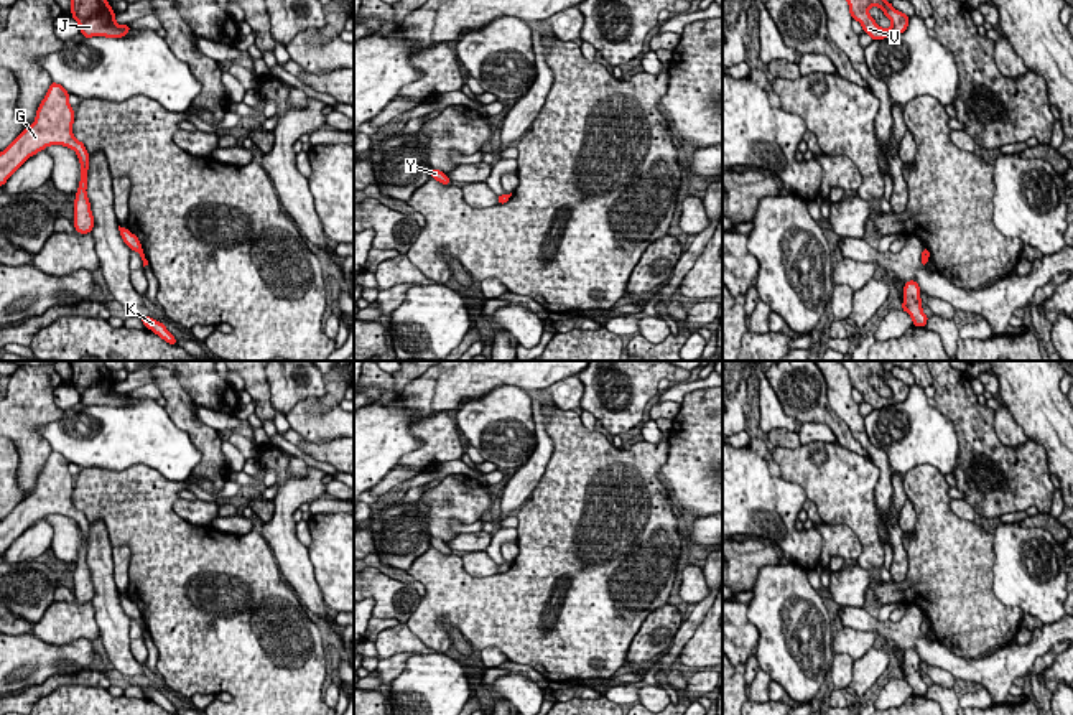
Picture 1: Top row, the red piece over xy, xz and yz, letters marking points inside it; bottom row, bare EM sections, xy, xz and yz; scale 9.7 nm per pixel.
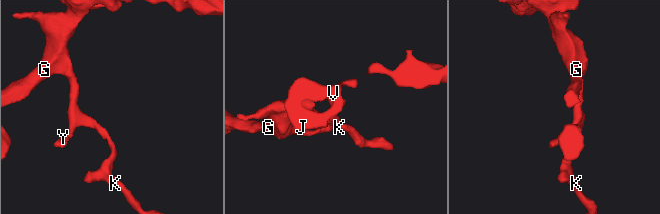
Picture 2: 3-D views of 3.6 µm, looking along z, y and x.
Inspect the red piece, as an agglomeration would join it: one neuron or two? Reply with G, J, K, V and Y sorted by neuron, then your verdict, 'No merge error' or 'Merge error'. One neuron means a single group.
Groups: G J K V Y. No merge error

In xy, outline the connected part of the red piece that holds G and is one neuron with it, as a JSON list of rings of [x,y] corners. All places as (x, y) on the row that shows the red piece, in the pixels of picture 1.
[[[56,82],[41,100],[35,122],[25,129],[3,152],[0,152],[0,186],[33,155],[49,145],[63,145],[77,153],[81,163],[81,181],[74,199],[74,227],[79,234],[94,229],[94,216],[86,193],[89,152],[84,143],[72,135],[74,109],[69,92]]]

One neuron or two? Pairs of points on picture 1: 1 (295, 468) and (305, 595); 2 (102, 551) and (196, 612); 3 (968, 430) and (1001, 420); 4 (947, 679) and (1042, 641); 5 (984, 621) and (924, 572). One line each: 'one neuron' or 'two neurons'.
1: two neurons
2: two neurons
3: two neurons
4: two neurons
5: one neuron

